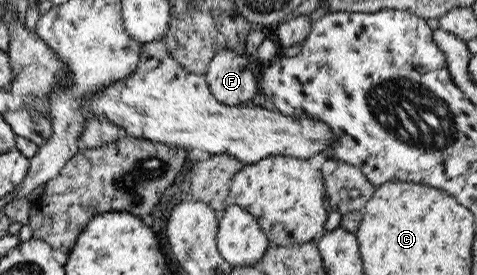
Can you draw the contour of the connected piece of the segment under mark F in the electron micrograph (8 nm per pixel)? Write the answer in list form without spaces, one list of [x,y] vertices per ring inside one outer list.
[[[231,50],[218,51],[208,62],[204,80],[210,93],[225,106],[239,107],[251,103],[258,89],[247,61]]]

